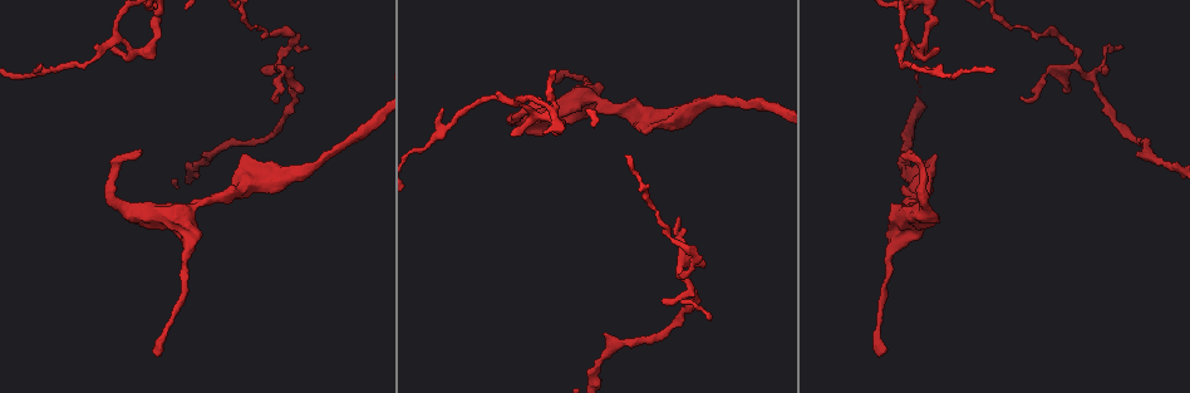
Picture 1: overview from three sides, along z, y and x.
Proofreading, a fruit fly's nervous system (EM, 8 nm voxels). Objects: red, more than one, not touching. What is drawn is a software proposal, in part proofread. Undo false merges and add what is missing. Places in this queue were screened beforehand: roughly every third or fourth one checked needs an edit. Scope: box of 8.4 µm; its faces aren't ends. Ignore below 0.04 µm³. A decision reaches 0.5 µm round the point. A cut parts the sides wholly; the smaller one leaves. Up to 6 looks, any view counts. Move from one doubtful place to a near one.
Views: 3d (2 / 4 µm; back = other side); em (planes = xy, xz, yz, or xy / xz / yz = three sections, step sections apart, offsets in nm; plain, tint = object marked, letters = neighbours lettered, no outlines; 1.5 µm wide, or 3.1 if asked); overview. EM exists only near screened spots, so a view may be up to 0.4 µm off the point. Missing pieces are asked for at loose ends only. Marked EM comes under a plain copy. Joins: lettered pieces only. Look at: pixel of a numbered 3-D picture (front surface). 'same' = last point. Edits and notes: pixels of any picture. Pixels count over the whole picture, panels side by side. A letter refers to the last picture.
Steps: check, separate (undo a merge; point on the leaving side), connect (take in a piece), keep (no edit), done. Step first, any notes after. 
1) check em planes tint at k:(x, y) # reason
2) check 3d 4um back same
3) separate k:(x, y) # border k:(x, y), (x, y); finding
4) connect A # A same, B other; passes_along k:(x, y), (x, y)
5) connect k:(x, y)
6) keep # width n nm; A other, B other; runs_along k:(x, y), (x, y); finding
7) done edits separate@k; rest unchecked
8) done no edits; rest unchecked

check 3d 4um at 1:(445, 109) # tapers out

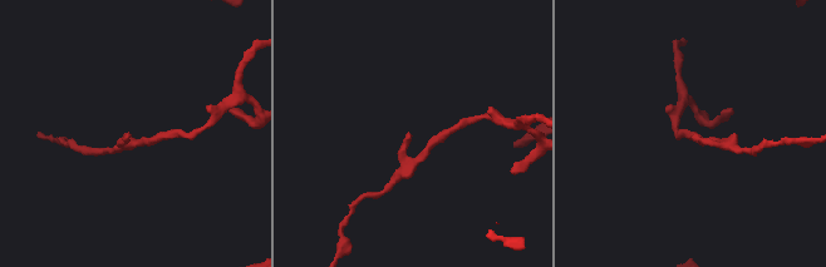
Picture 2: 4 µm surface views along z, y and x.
check em xy step 8 tint at 2:(693, 136) # now the EM

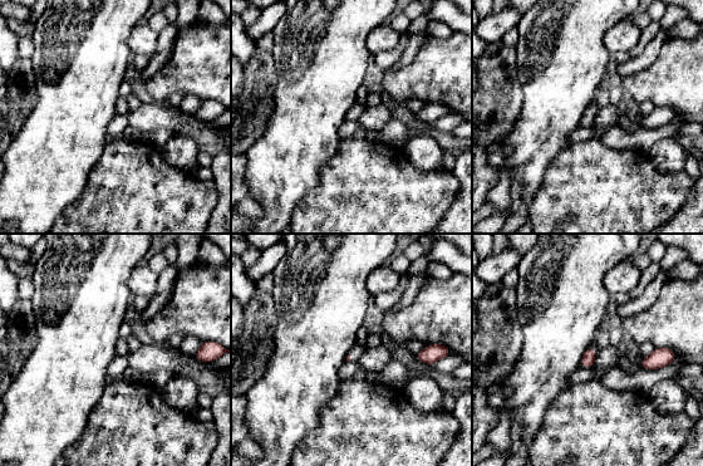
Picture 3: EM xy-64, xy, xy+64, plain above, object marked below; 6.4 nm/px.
check em planes letters same # cut it another way

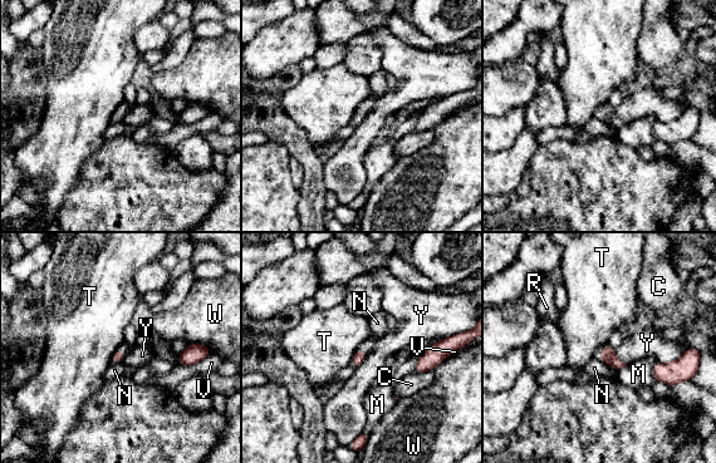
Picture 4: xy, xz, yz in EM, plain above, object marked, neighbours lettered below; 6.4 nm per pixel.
connect 4:(367, 345) # width 70 nm; C other, M other, N other, R same, T other, V other, W other, Y other; passes_along 4:(358, 358), (361, 350), (367, 345); it goes on there

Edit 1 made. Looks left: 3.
check overview # redraw

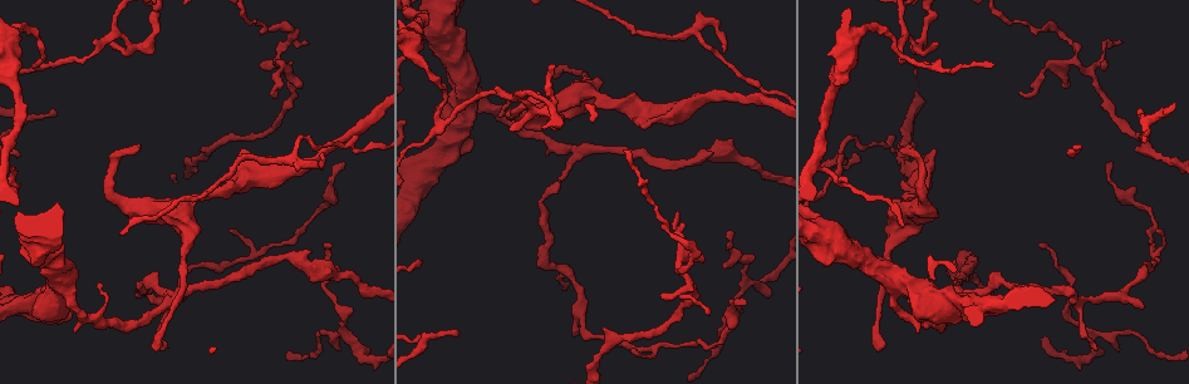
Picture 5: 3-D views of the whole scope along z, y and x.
check em planes tint at 5:(556, 76) # an open end

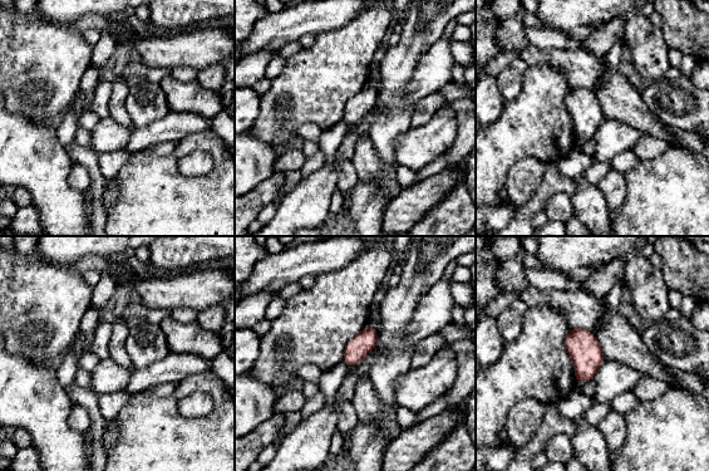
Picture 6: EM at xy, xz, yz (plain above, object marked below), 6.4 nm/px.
check em planes letters same # see the neighbours

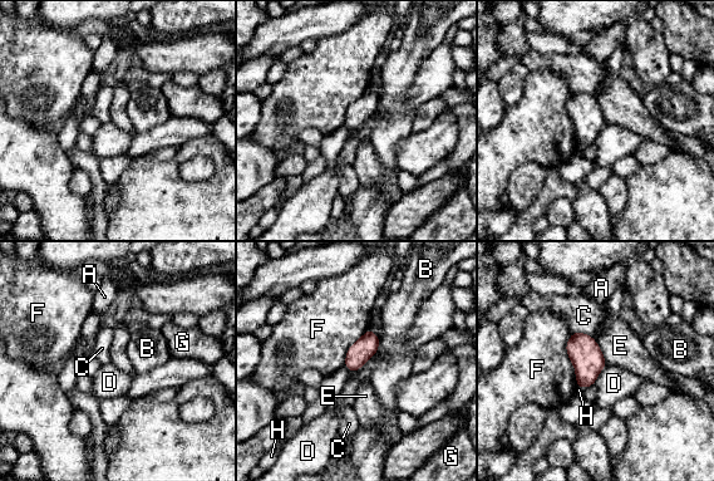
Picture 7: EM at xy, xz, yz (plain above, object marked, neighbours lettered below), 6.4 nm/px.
keep # A other, B other, C other, D other, E other, F other, G other, H other; none of them fits

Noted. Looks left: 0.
done edits connect@4; rest unchecked

